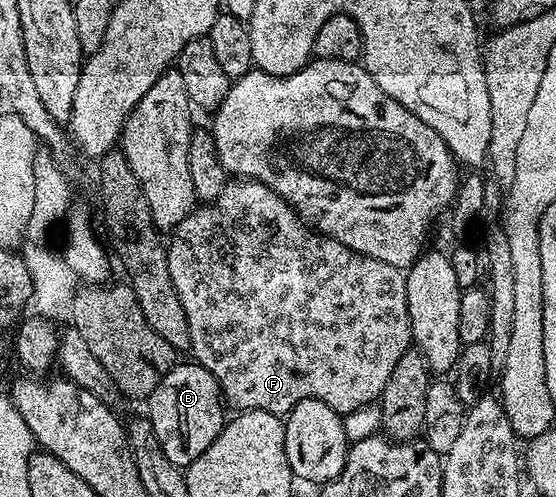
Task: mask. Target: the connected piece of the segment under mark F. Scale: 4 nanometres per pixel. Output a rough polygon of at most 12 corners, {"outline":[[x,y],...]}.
{"outline":[[257,180],[166,251],[237,413],[379,401],[408,277]]}

